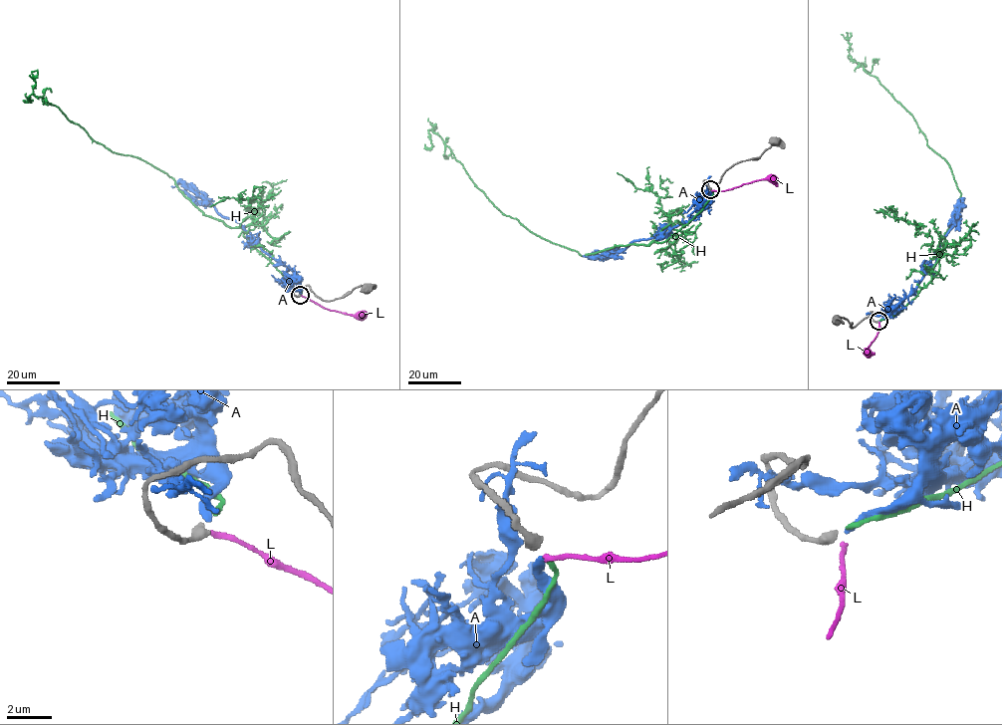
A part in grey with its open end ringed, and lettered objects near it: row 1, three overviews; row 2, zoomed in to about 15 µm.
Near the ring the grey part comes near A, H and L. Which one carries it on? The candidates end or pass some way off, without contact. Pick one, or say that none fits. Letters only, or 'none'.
H

